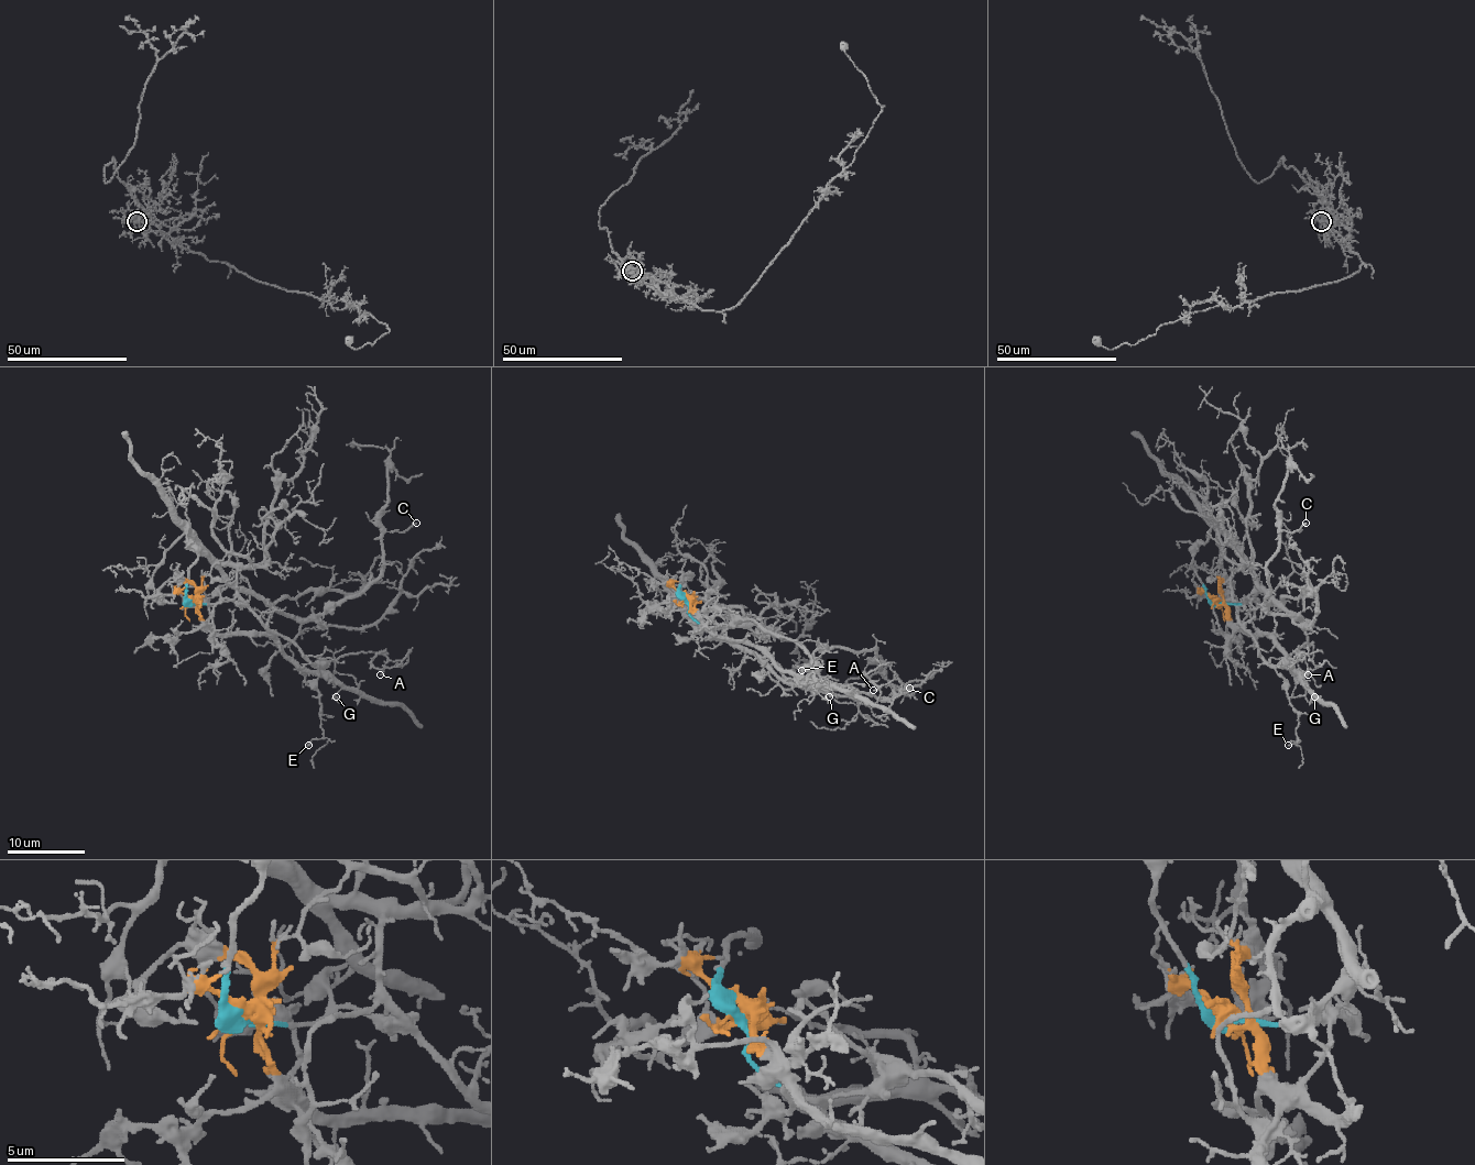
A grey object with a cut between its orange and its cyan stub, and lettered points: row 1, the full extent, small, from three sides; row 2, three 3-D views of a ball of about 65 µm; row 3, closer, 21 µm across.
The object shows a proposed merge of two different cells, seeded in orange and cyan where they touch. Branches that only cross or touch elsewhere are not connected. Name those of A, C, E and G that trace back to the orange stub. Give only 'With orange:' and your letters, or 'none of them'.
With orange: G

